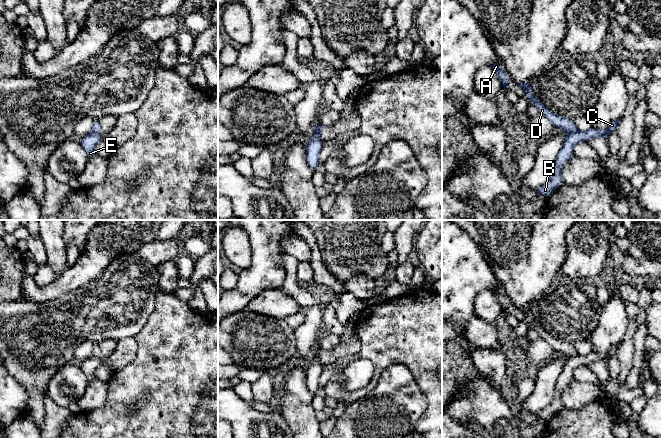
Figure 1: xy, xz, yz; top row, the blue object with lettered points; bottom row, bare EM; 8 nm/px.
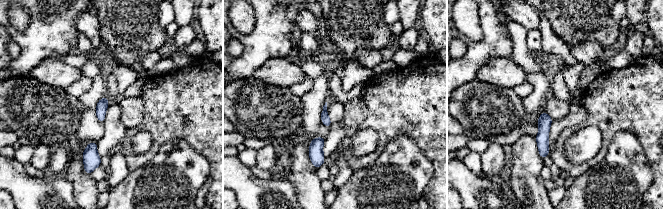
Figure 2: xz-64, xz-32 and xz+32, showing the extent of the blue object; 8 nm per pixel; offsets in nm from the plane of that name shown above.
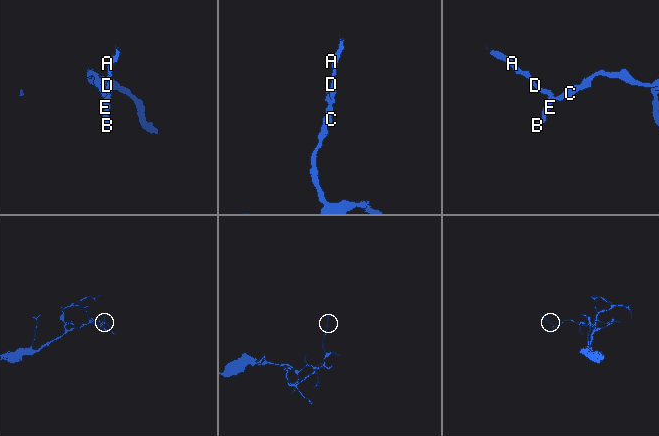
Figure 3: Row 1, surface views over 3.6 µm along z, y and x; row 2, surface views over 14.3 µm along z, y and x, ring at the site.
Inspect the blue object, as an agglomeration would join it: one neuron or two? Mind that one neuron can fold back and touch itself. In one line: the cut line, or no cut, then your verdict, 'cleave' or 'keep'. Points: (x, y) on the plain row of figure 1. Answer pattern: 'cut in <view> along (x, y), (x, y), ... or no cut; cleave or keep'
cut in yz along (578, 354), (568, 357); cleave

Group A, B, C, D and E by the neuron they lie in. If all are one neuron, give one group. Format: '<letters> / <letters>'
A D / B C E

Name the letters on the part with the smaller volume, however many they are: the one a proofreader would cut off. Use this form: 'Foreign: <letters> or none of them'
Foreign: A, D

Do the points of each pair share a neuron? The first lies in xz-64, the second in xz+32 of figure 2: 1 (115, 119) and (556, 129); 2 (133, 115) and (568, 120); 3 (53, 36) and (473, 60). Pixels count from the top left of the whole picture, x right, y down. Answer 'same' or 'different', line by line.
1: different
2: same
3: same

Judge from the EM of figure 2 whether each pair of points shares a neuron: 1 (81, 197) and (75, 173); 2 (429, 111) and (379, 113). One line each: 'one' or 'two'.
1: one
2: one

